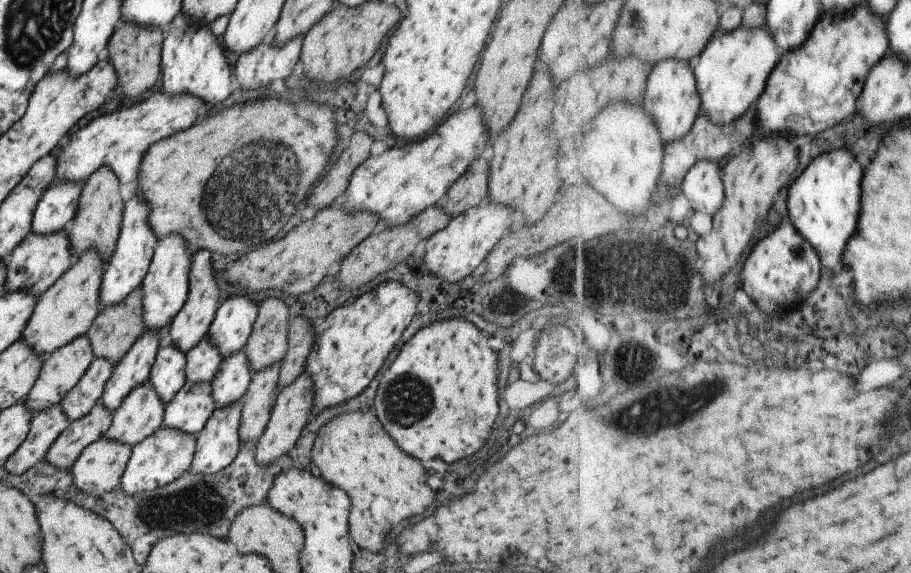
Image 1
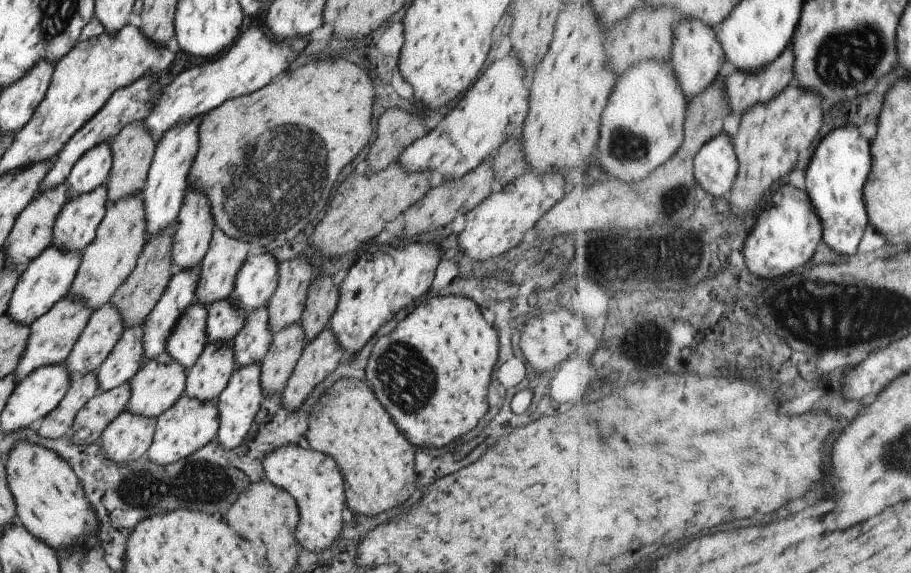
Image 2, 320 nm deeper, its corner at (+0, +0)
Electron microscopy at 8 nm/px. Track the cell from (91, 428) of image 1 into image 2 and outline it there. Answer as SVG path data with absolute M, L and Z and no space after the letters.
M127 383L97 392L75 413L69 437L74 445L94 443L105 427L121 411L125 410L130 397Z

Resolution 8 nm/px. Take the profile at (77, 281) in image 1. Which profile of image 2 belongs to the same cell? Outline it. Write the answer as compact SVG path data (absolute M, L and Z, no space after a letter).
M139 192L118 198L113 204L107 205L94 237L81 251L80 263L67 295L83 301L92 308L92 312L109 302L116 288L133 270L146 242L145 232L144 204Z

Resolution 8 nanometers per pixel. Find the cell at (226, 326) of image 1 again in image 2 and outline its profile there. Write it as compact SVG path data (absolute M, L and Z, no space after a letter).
M263 252L249 256L243 261L241 268L237 271L234 280L233 290L229 294L229 300L242 308L249 314L254 308L268 304L271 294L273 294L278 279L278 262L270 252Z

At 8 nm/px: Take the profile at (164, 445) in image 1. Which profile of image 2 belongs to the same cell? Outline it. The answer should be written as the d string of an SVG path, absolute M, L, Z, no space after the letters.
M184 392L164 413L156 418L155 430L151 444L146 450L148 460L165 466L179 460L198 448L214 440L218 429L219 418L215 401L200 401L188 397Z

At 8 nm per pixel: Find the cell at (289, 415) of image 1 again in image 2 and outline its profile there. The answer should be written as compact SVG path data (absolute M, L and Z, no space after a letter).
M326 326L305 344L281 392L286 409L295 410L306 396L321 382L344 357L336 336Z

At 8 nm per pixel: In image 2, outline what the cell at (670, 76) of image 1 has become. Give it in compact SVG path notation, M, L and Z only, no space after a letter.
M697 17L683 18L675 26L671 62L676 68L676 73L689 101L709 89L728 67L728 58L717 31Z

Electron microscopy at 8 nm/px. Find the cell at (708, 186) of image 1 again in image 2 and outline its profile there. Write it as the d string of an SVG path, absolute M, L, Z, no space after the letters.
M727 133L713 137L695 157L698 184L713 196L729 196L734 188L740 162L734 139Z

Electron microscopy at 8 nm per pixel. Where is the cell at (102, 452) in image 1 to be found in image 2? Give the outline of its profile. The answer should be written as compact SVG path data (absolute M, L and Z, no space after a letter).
M121 411L100 434L104 455L116 463L137 460L146 454L155 425L156 418Z

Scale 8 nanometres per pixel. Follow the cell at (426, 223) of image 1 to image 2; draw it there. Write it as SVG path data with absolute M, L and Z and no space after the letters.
M496 152L481 161L473 170L458 179L448 181L435 181L433 186L417 201L414 202L404 214L404 227L401 237L411 237L421 232L435 230L439 226L446 226L458 214L466 214L475 208L484 198L491 194L491 182L494 179L492 162Z

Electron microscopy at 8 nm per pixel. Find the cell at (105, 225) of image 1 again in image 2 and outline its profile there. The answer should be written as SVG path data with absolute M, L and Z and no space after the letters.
M143 120L133 121L123 126L109 143L112 161L108 180L105 182L107 205L113 204L118 198L137 193L144 187L145 177L156 145Z

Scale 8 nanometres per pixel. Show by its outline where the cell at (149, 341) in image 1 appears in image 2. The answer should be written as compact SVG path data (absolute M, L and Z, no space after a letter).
M200 265L174 271L159 300L142 322L142 347L146 360L165 349L167 337L183 309L194 303Z

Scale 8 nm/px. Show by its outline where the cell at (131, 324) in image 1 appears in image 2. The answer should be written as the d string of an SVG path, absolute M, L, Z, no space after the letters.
M173 222L167 225L165 229L161 229L158 233L150 236L143 245L133 270L111 295L109 302L119 311L124 329L142 324L153 305L159 300L171 275L173 275L174 267L172 266L170 254L172 236L175 231L176 222Z

